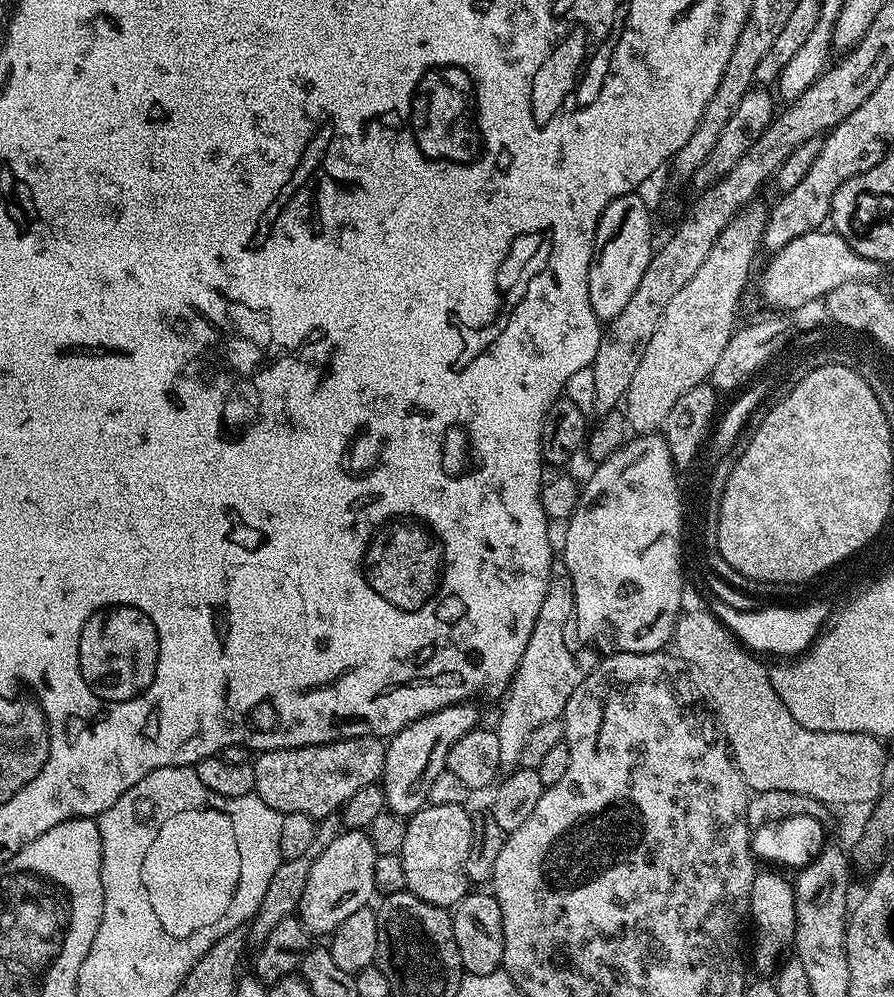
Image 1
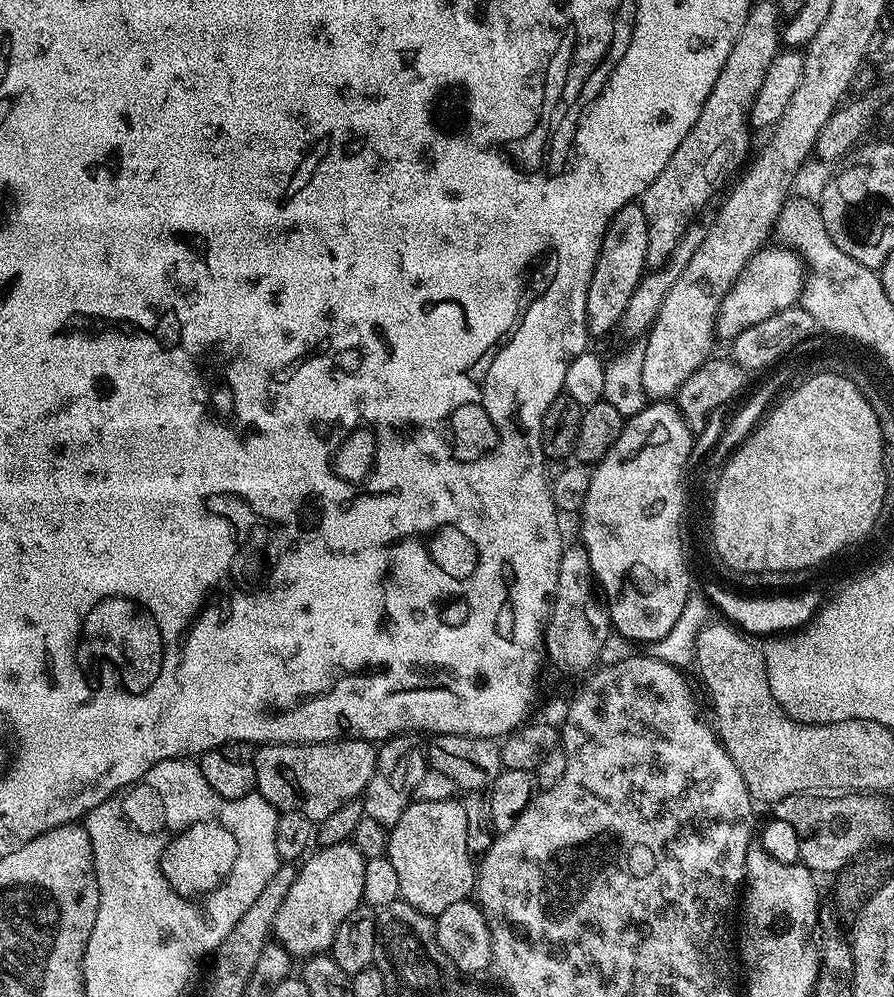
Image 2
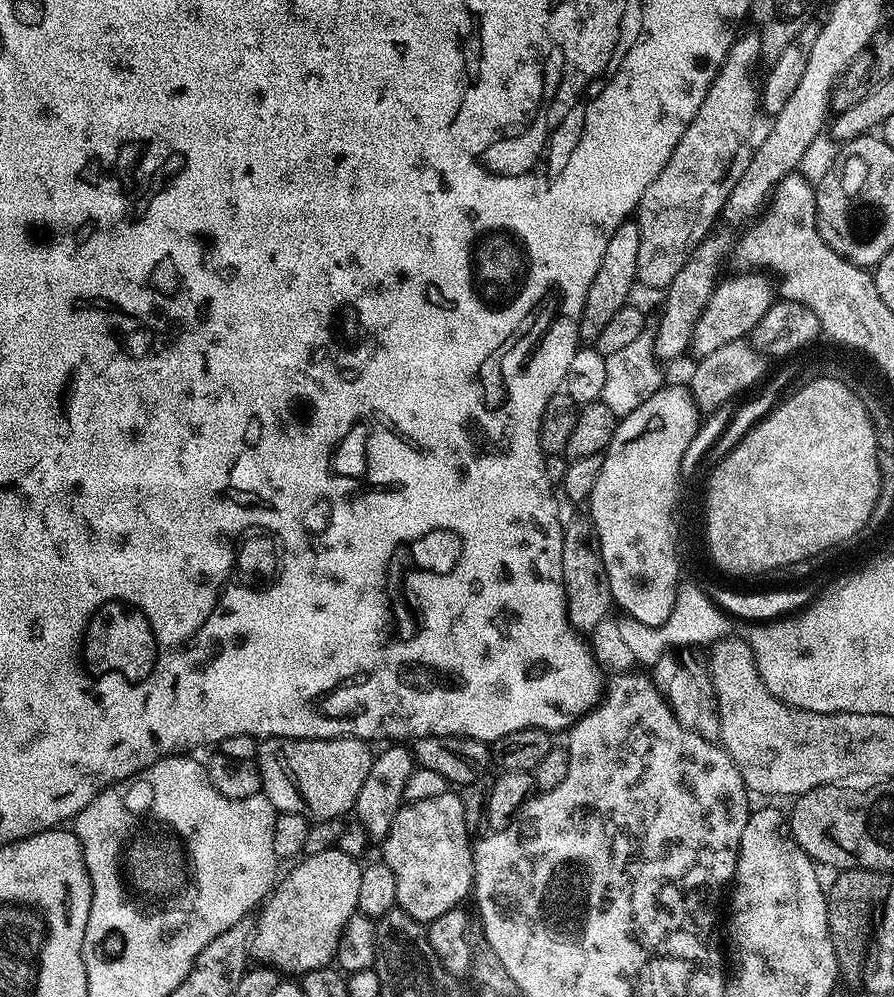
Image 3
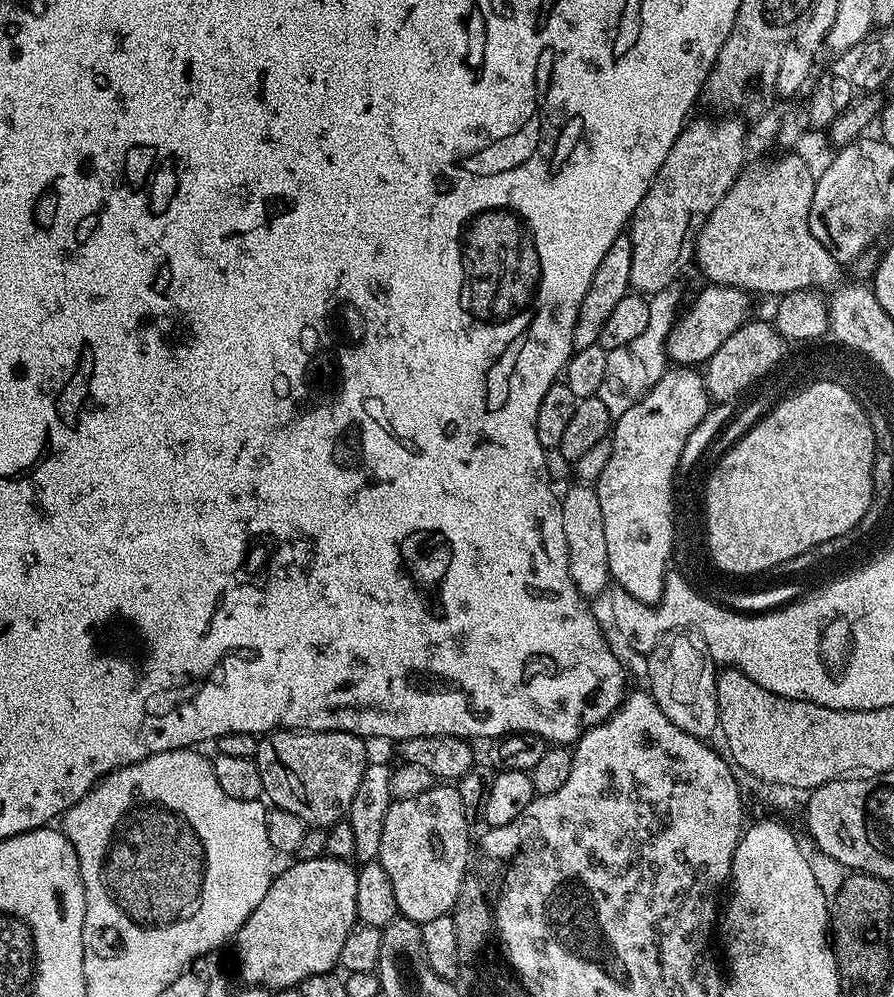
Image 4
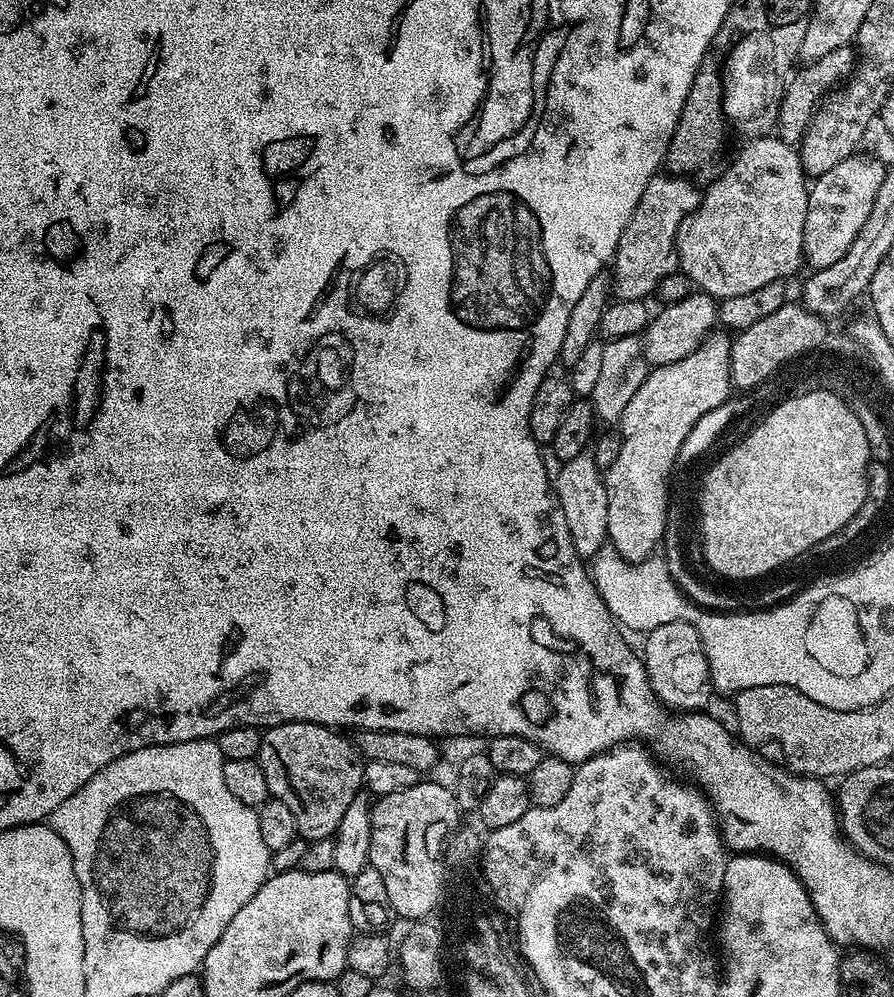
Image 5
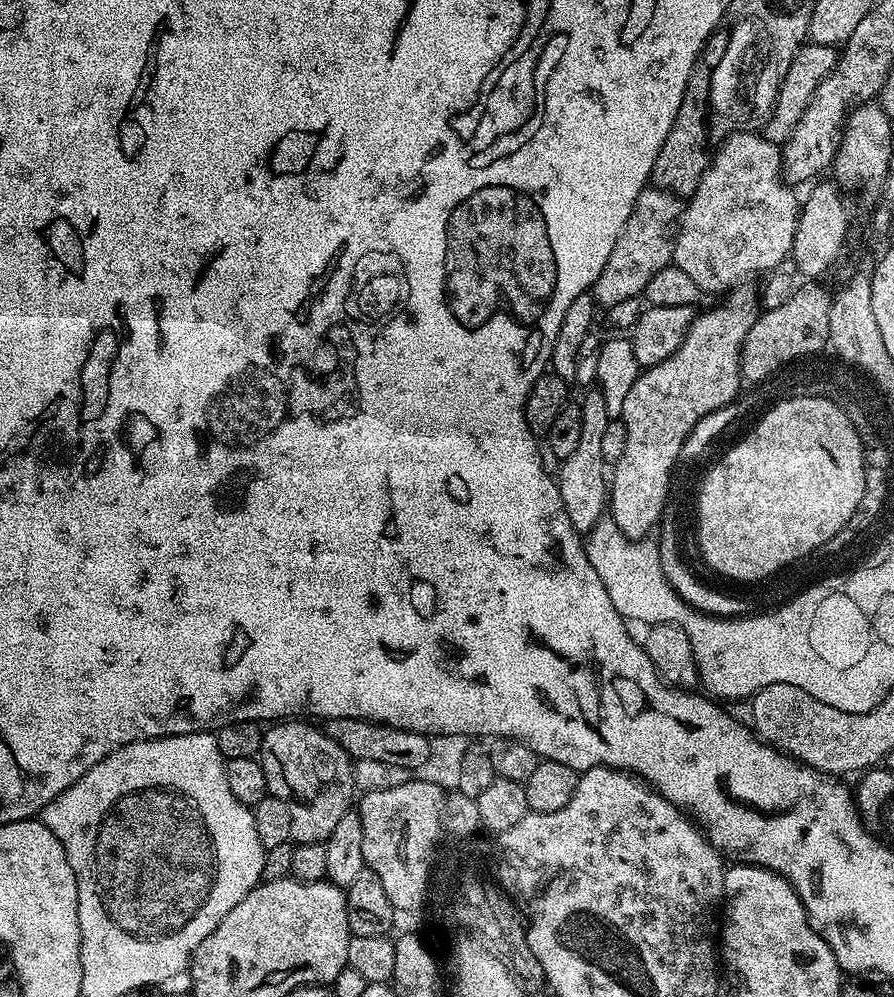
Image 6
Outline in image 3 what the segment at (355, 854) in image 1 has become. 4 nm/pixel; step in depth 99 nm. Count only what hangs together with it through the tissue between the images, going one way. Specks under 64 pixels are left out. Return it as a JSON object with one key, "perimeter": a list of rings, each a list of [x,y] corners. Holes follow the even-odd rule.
{"perimeter":[[[338,846],[322,850],[322,854],[305,855],[299,862],[293,863],[288,877],[285,880],[283,877],[275,885],[259,911],[251,955],[255,959],[257,956],[261,965],[271,966],[284,974],[303,974],[329,967],[336,959],[342,926],[346,926],[346,922],[350,922],[350,918],[358,912],[361,867],[357,857],[342,854]]]}

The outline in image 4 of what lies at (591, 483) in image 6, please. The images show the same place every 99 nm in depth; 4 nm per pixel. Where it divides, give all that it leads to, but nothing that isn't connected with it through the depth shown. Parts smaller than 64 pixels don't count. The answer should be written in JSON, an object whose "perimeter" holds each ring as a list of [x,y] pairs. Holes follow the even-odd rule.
{"perimeter":[[[576,482],[565,496],[563,493],[560,505],[562,506],[562,530],[566,530],[570,578],[581,596],[591,598],[610,584],[606,558],[606,526],[602,526],[602,506],[598,503],[595,487],[584,482]]]}

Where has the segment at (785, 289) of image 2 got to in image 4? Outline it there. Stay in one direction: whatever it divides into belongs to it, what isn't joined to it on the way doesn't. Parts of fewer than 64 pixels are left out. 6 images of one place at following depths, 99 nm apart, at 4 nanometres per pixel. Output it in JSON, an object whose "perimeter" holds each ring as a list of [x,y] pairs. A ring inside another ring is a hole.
{"perimeter":[[[708,284],[692,300],[692,305],[683,309],[682,315],[672,325],[668,340],[664,342],[667,359],[676,366],[703,366],[708,359],[749,319],[749,293],[743,288],[727,288],[721,284]]]}

